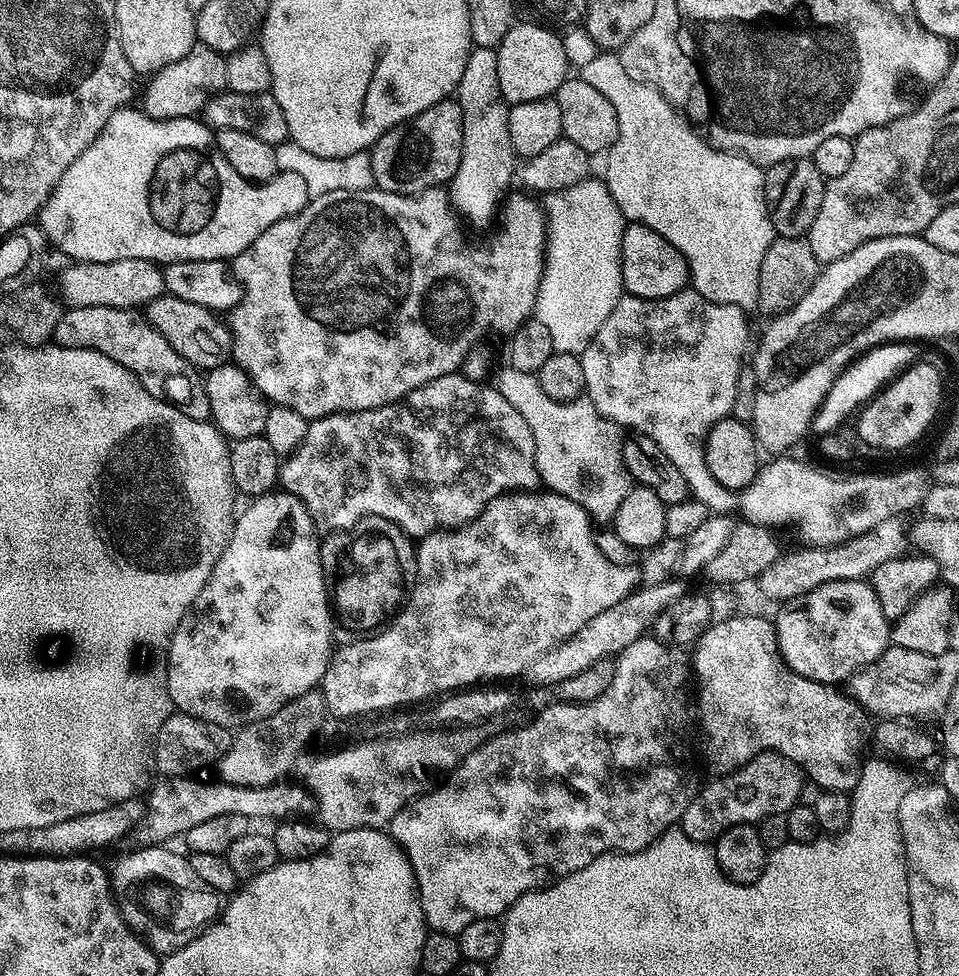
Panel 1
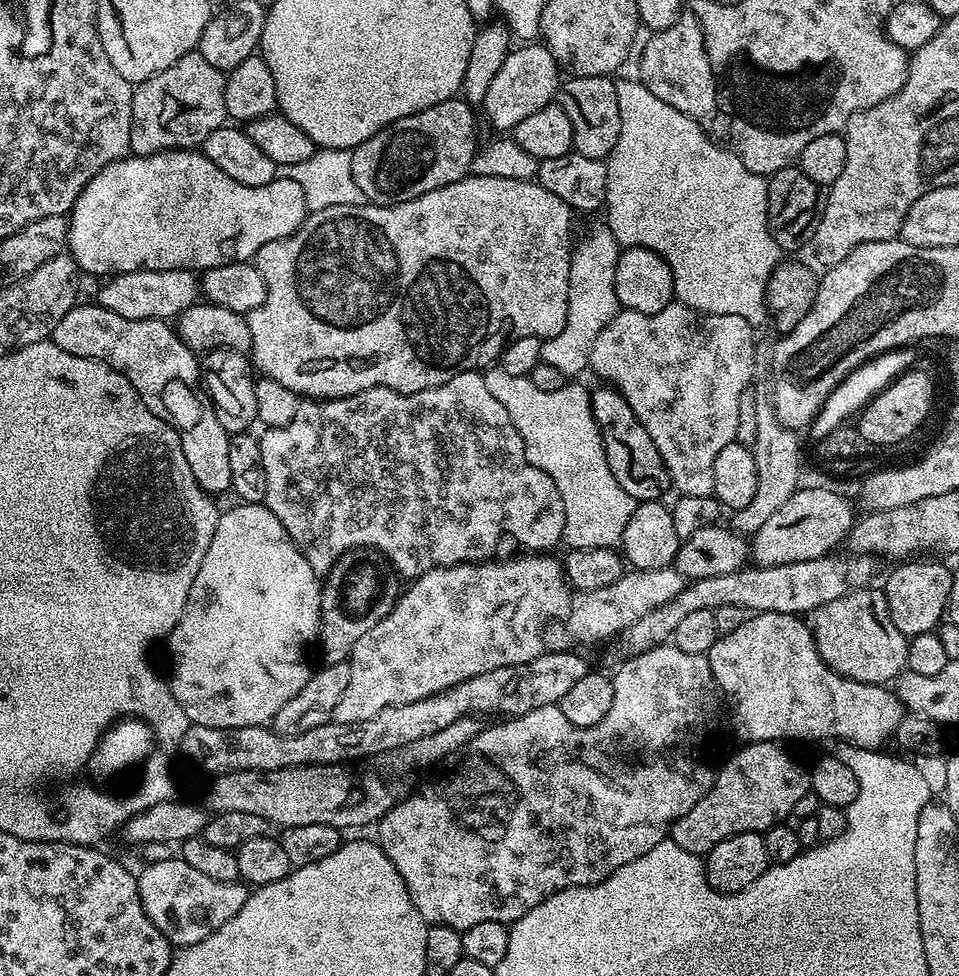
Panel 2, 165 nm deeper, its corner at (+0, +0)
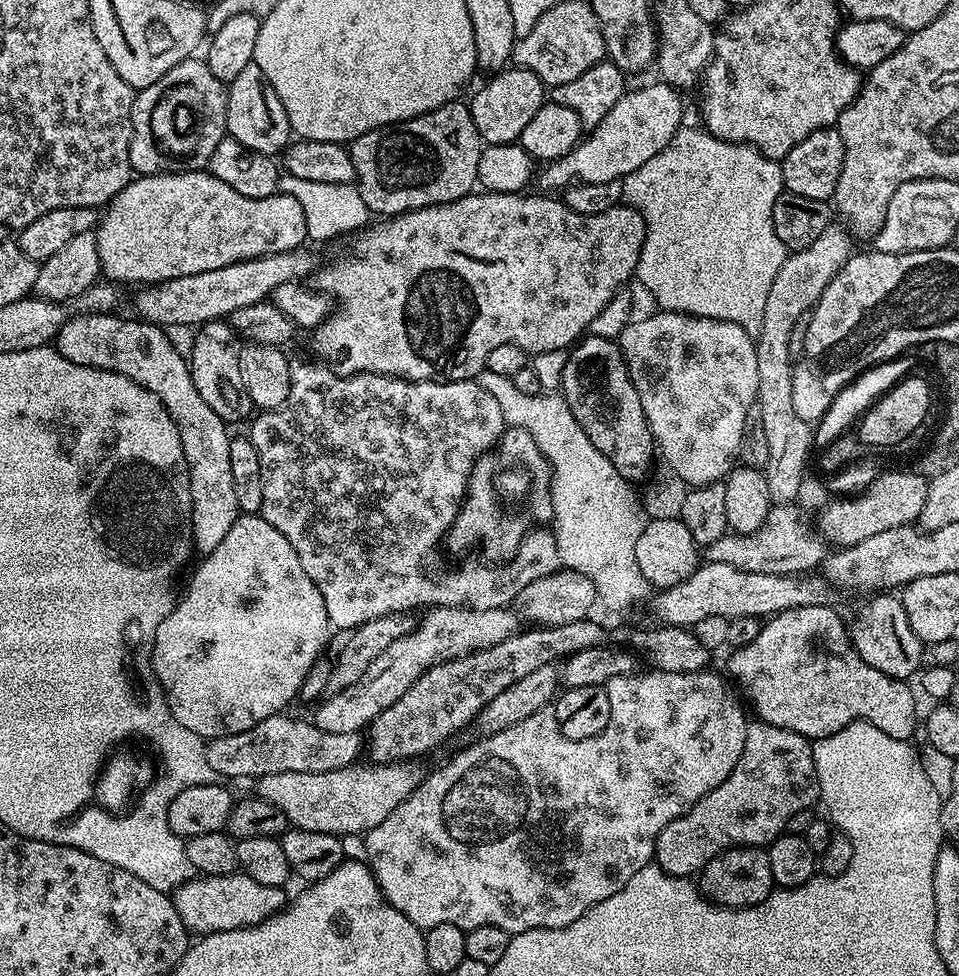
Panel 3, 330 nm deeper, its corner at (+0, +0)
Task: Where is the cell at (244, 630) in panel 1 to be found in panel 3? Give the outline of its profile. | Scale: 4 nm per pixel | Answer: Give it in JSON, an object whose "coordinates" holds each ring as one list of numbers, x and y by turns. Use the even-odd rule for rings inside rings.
{"coordinates":[[242,514,230,526,226,538,206,557,199,561,196,573,192,576,192,581,188,584,188,593,184,597,175,601,174,607,170,614,156,628,156,637,152,643,154,649,154,667,156,669,156,680,164,687,164,697,168,700,170,710,186,730,194,730,194,734,205,738,214,736,225,736,226,734,238,734,242,730,250,730,250,726,258,726,271,716,279,716,285,711,284,708,293,699,299,697,300,687,316,660,321,659,324,643,328,640,330,625,326,606,322,602,322,594,318,594,318,586,310,582,310,574,302,570,302,562,298,562,298,554,294,554,294,546,286,542,270,522,266,522,264,517,259,514]]}

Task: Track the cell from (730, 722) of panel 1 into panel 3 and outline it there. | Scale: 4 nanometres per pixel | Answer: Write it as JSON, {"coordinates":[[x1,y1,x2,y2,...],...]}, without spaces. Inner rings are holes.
{"coordinates":[[811,604,811,605,810,605,810,606,802,606,802,607,801,607,801,608,791,608,791,609,790,609,790,610,786,610,786,611,785,611,785,612,780,612,780,613,779,613,779,614,777,614,777,616,774,616,774,617,771,617,771,618,768,618,768,619,765,619,765,620,764,620,764,621,763,621,763,623,761,623,761,625,760,625,760,633,759,633,759,634,758,634,758,636,757,636,757,637,756,637,756,639,755,639,755,640,753,640,753,641,752,641,752,642,750,642,750,643,749,643,749,644,748,644,748,645,743,645,743,646,742,646,742,647,741,647,741,648,737,648,737,649,735,649,735,651,733,651,733,652,732,652,732,653,731,653,731,655,733,655,733,656,732,656,732,657,730,657,730,658,729,658,729,660,728,660,728,668,729,668,729,670,730,670,730,671,732,671,732,676,733,676,733,677,732,677,732,676,731,676,731,679,732,679,732,680,733,680,733,681,735,681,735,680,734,680,734,679,736,679,736,680,737,680,737,682,738,682,738,683,740,683,740,688,741,688,741,689,740,689,740,688,739,688,739,691,740,691,740,692,741,692,741,693,743,693,743,692,742,692,742,691,744,691,744,692,745,692,745,694,746,694,746,695,748,695,748,700,749,700,749,701,748,701,748,700,747,700,747,703,748,703,748,704,749,704,749,705,750,705,750,708,751,708,751,704,750,704,750,703,752,703,752,708,753,708,753,710,754,710,754,711,756,711,756,712,757,712,757,714,758,714,758,715,760,715,760,716,757,716,757,717,759,717,759,719,760,719,760,720,761,720,761,721,763,721,763,723,766,723,766,724,769,724,769,725,770,725,770,726,778,726,778,727,779,727,779,728,785,728,785,729,786,729,786,730,794,730,794,731,795,731,795,732,797,732,797,733,798,733,798,734,802,734,802,735,803,735,803,736,807,736,807,737,808,737,808,739,809,739,809,740,811,740,811,741,813,741,813,742,815,742,815,741,818,741,818,740,821,740,821,739,822,739,822,738,826,738,826,737,827,737,827,736,833,736,833,734,834,734,834,733,835,733,835,732,837,732,837,731,838,731,838,730,842,730,842,729,843,729,843,728,844,728,844,727,845,727,845,726,846,726,846,725,847,725,847,724,853,724,853,722,854,722,854,721,855,721,855,720,865,720,865,721,866,721,866,723,868,723,868,724,873,724,873,725,874,725,874,726,878,726,878,730,882,730,882,734,890,734,890,738,898,738,898,739,899,739,899,740,907,740,907,741,911,741,911,740,912,740,912,739,913,739,913,737,912,737,912,731,914,731,914,730,915,730,915,728,916,728,916,731,917,731,917,728,918,728,918,716,917,716,917,720,916,720,916,696,917,696,917,693,916,693,916,692,915,692,915,691,914,691,914,688,913,688,913,692,914,692,914,693,912,693,912,688,911,688,911,686,910,686,910,685,911,685,911,683,908,683,908,682,905,682,905,681,902,681,902,680,896,680,896,679,895,679,895,678,894,678,894,677,892,677,892,676,887,676,887,675,886,675,886,674,882,674,882,670,874,670,874,666,870,666,870,665,869,665,869,664,868,664,868,663,866,663,866,662,865,662,865,660,863,660,863,659,862,659,862,658,861,658,861,656,860,656,860,655,859,655,859,654,858,654,858,653,857,653,857,652,856,652,856,649,855,649,855,648,853,648,853,646,852,646,852,642,851,642,851,639,850,639,850,628,849,628,849,625,848,625,848,624,847,624,847,623,846,623,846,620,845,620,845,624,844,624,844,620,843,620,843,618,842,618,842,617,840,617,840,616,839,616,839,614,838,614,838,613,836,613,836,612,835,612,835,610,834,610,834,609,832,609,832,606,829,606,829,605,828,605,828,604]]}

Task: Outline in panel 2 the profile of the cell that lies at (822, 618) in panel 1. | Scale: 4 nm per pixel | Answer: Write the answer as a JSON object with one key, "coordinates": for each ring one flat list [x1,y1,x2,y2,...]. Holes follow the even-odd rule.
{"coordinates":[[865,586,849,590,842,598,834,598,834,602,826,602,816,608,810,614,810,627,818,654,837,674,848,680,887,685,905,671,909,637,903,636,898,626,894,626,883,591,879,587,871,588]]}

